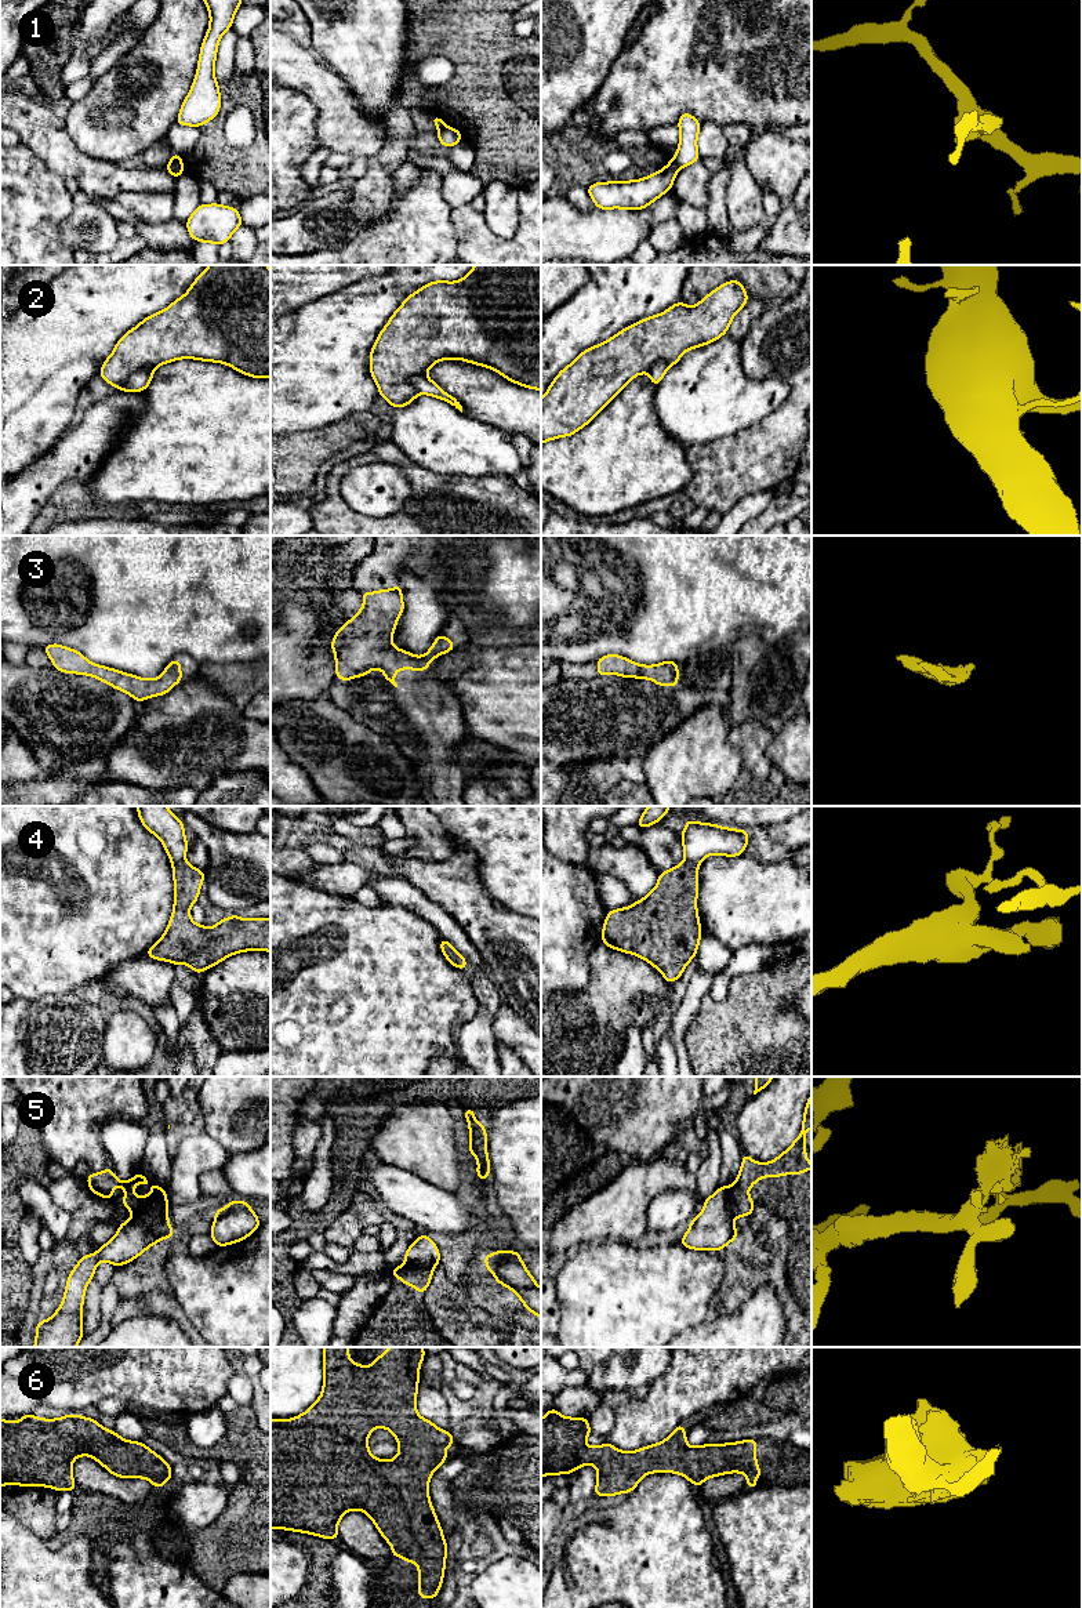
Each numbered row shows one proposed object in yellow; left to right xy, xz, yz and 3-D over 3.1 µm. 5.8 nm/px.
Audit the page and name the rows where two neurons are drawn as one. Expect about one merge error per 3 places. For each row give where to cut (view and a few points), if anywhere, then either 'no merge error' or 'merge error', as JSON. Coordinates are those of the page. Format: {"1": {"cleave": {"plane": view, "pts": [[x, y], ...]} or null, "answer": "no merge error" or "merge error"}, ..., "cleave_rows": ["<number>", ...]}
{"1": {"cleave": {"plane": "xy", "pts": [[170, 162], [182, 170]]}, "answer": "merge error"}, "2": {"cleave": {"plane": "xy", "pts": [[155, 366], [135, 370], [116, 388]]}, "answer": "merge error"}, "3": {"cleave": null, "answer": "no merge error"}, "4": {"cleave": {"plane": "yz", "pts": [[685, 860], [697, 864]]}, "answer": "merge error"}, "5": {"cleave": {"plane": "xy", "pts": [[167, 1202], [156, 1211], [134, 1215]]}, "answer": "merge error"}, "6": {"cleave": null, "answer": "no merge error"}, "cleave_rows": ["1", "2", "4", "5"]}

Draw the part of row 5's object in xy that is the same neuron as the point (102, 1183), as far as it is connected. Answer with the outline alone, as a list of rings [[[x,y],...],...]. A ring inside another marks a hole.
[[[110,1168],[101,1173],[91,1173],[87,1176],[87,1183],[91,1193],[112,1201],[113,1188],[116,1186],[126,1190],[121,1205],[128,1208],[132,1215],[145,1215],[148,1212],[157,1212],[167,1204],[164,1187],[153,1186],[141,1172],[128,1182],[120,1182]],[[137,1183],[152,1187],[150,1195],[134,1197],[134,1187]]]

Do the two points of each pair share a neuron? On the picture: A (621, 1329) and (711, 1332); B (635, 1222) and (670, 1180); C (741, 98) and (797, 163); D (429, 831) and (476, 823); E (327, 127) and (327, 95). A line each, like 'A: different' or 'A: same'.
A: different
B: same
C: different
D: different
E: same

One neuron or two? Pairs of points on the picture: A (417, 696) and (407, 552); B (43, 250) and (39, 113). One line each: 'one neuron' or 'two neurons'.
A: one neuron
B: two neurons

